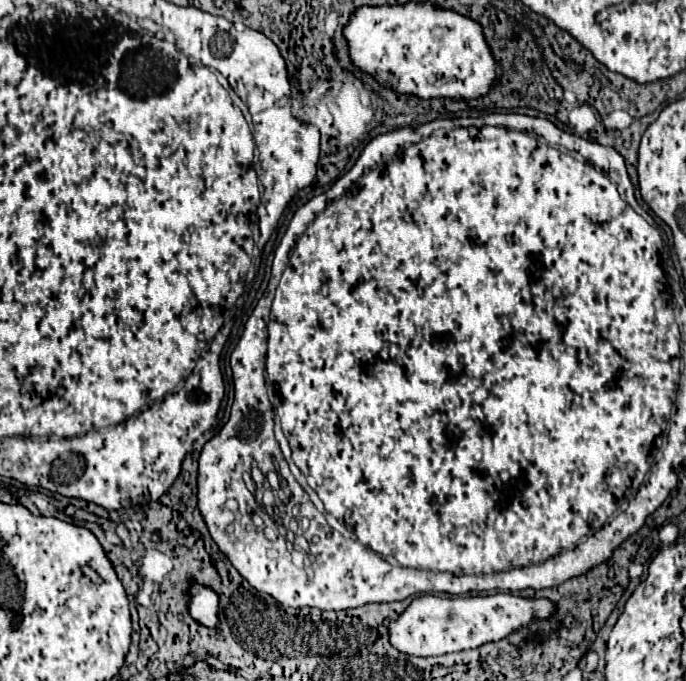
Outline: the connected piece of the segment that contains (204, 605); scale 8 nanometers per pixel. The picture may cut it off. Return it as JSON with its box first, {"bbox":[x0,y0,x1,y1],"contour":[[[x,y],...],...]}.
{"bbox":[189,582,219,628],"contour":[[[191,582],[189,594],[189,616],[205,628],[217,628],[219,624],[219,594],[203,584]]]}

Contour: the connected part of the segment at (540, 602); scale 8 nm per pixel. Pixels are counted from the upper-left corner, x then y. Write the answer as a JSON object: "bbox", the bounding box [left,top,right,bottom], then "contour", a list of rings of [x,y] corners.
{"bbox":[383,594,557,656],"contour":[[[513,594],[491,596],[433,596],[415,598],[397,618],[387,618],[383,624],[389,630],[389,642],[395,650],[407,656],[443,656],[449,652],[479,648],[487,642],[497,642],[509,634],[527,628],[539,618],[551,618],[557,606],[549,598],[523,598]]]}

